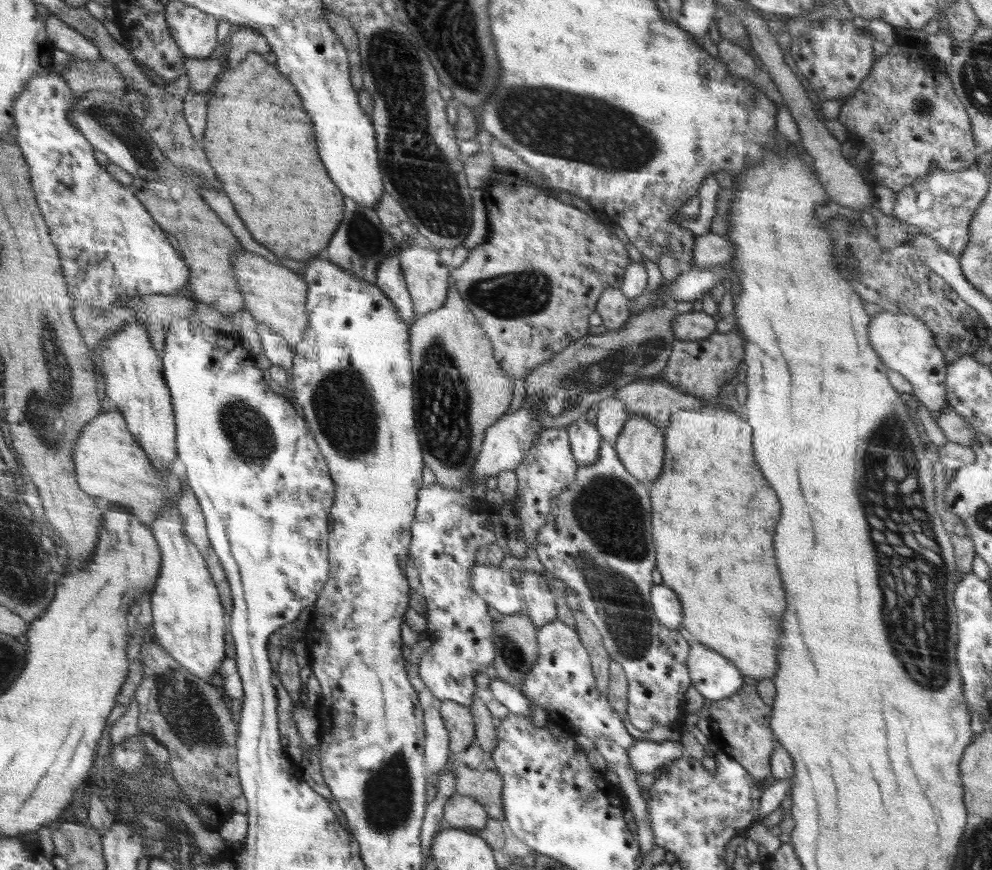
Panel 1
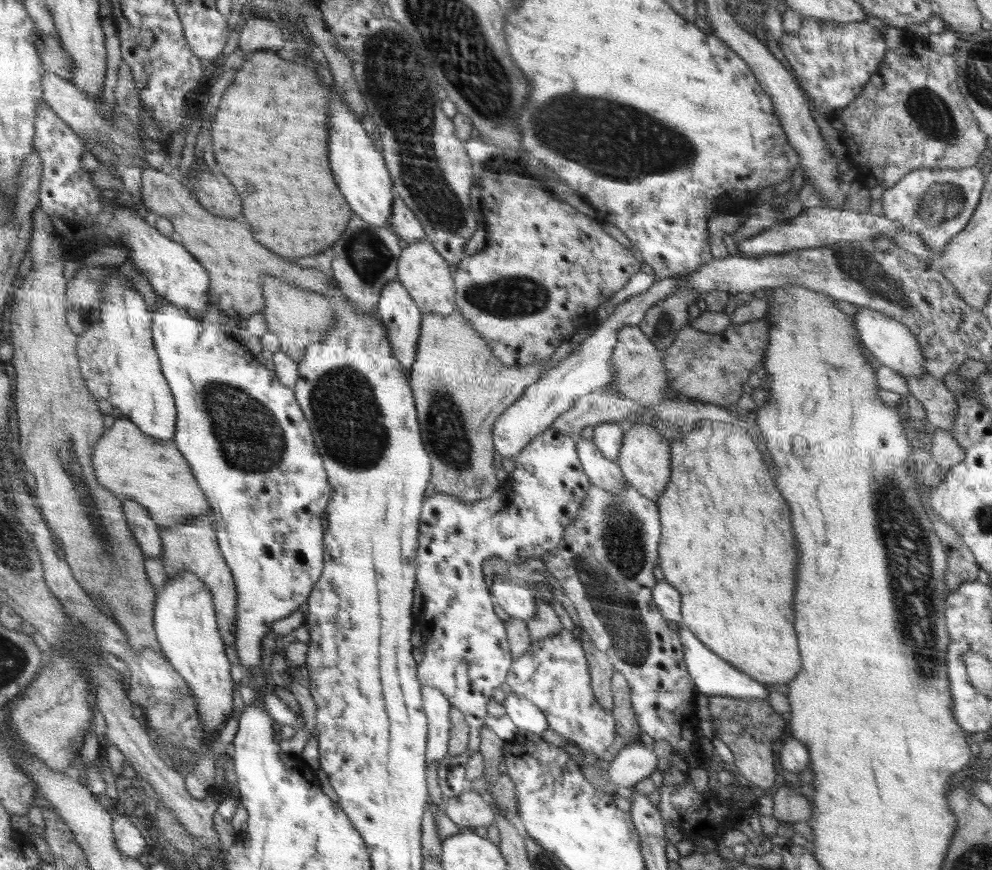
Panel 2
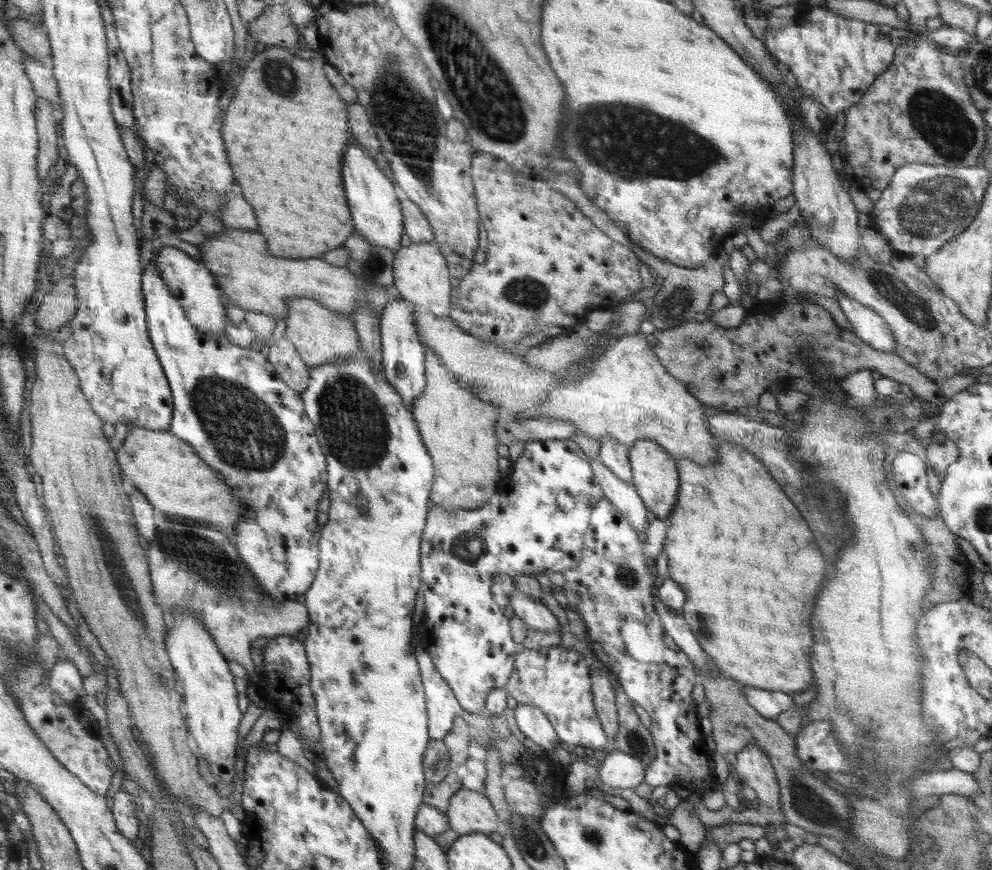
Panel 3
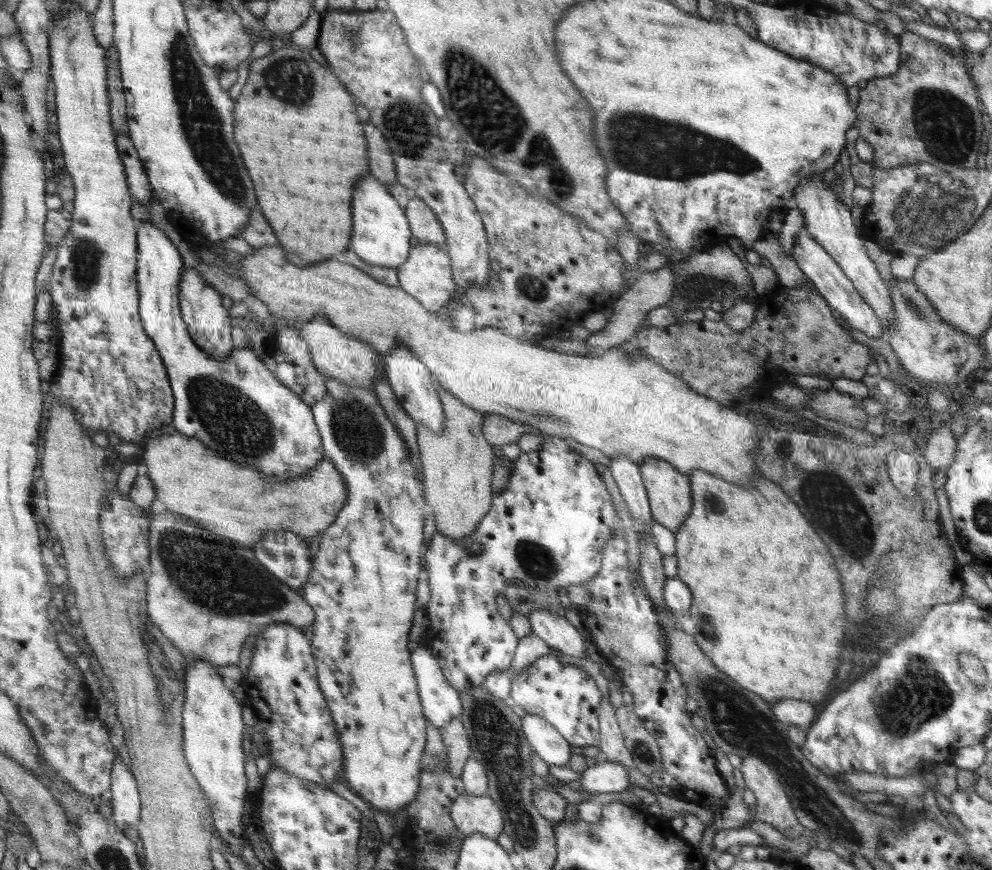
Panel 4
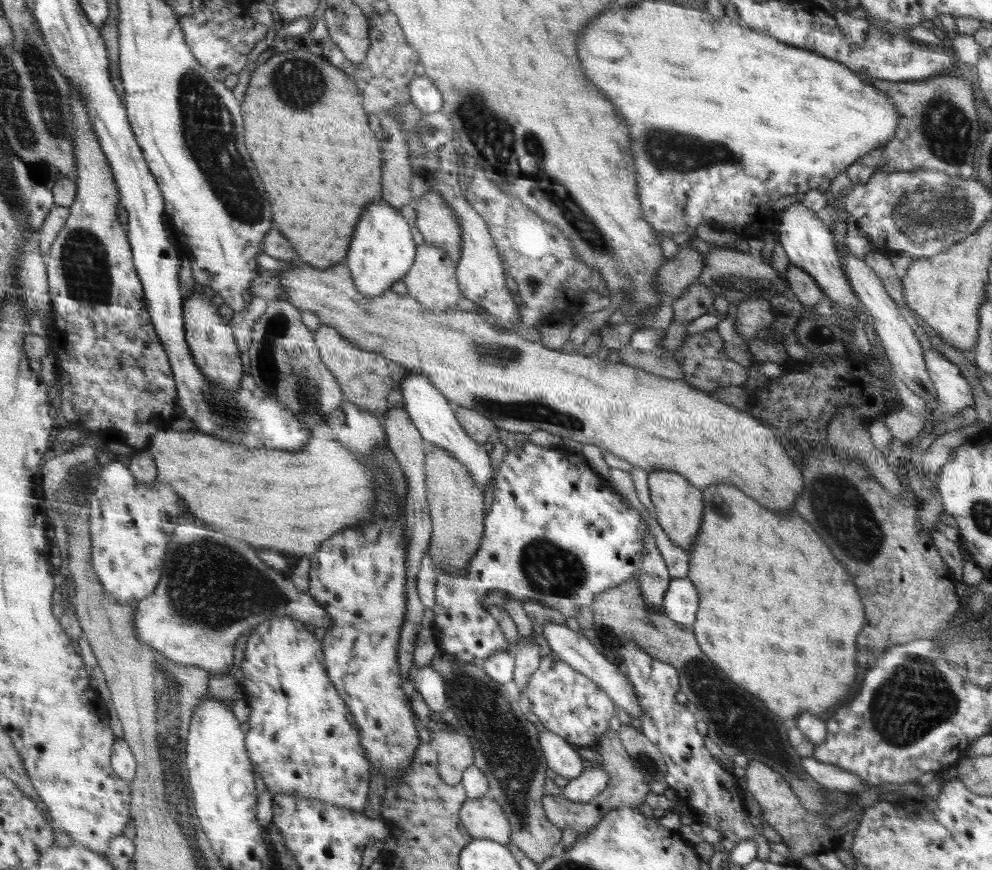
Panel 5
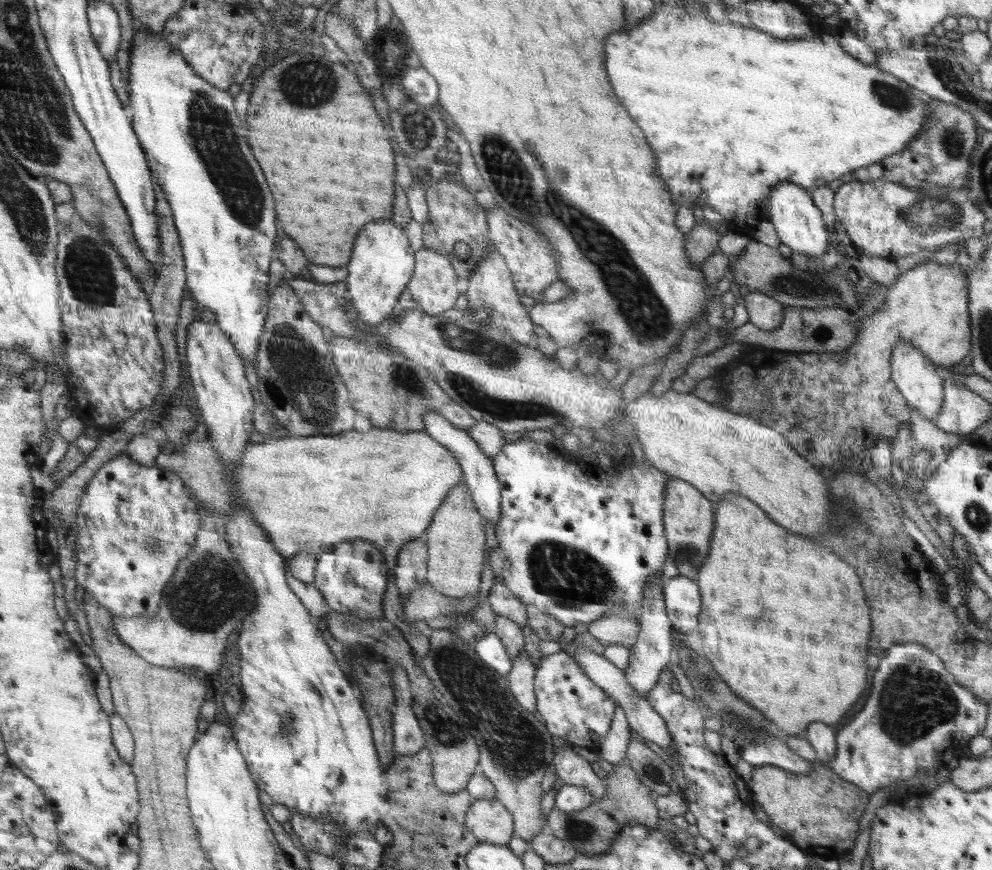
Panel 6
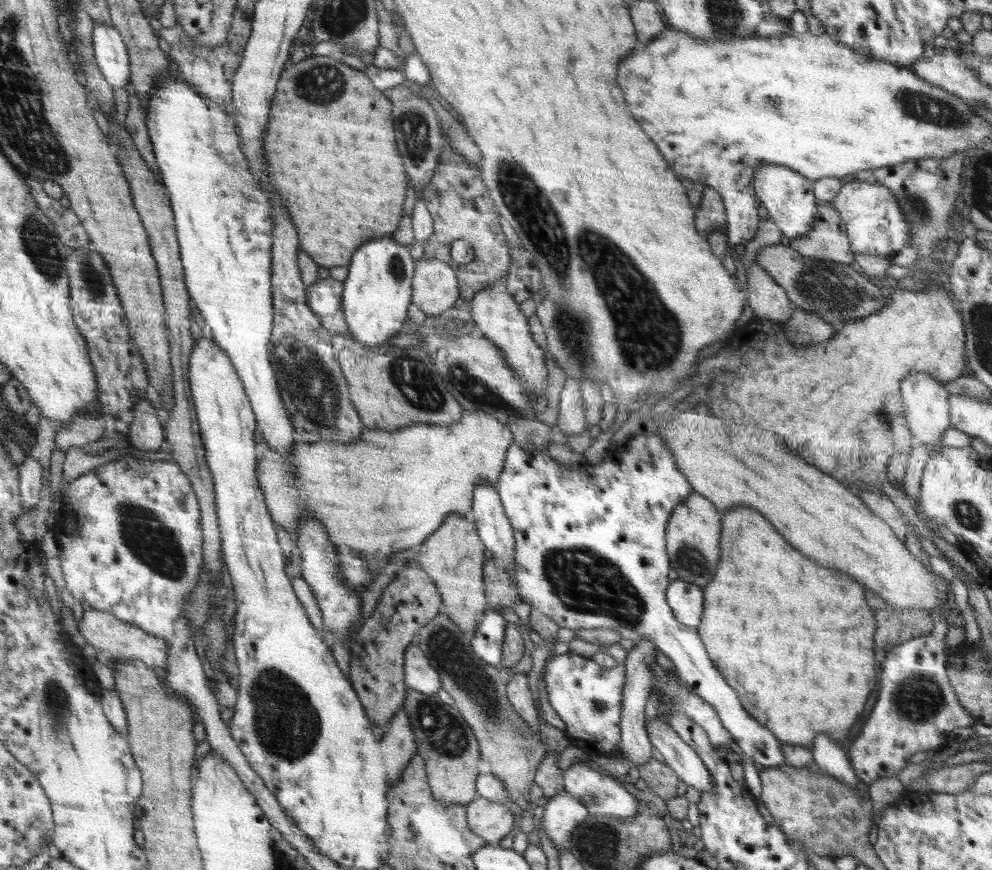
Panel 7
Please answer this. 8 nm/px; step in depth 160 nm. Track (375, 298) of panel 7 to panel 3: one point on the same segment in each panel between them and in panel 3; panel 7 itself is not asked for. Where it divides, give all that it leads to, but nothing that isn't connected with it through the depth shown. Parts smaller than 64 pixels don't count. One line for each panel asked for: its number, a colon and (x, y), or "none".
3: (376, 210)
4: (381, 235)
5: (383, 252)
6: (379, 271)

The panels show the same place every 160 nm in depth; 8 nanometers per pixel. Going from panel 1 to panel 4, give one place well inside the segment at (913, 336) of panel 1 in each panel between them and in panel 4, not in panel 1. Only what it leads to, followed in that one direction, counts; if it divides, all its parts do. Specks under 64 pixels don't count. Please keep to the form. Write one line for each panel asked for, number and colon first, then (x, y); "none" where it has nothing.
2: (891, 342)
3: (867, 324)
4: (826, 276)

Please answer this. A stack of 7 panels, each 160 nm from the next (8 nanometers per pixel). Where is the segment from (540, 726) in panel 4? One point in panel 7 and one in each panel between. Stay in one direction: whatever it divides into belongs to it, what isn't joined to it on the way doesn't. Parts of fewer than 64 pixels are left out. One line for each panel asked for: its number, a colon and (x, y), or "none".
5: (563, 760)
6: (571, 769)
7: (601, 794)

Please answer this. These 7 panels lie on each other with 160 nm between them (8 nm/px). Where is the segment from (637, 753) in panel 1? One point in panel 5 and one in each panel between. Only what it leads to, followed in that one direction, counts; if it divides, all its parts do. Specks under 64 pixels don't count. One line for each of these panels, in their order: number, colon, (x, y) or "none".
2: (635, 762)
3: (620, 770)
4: (605, 776)
5: (589, 783)

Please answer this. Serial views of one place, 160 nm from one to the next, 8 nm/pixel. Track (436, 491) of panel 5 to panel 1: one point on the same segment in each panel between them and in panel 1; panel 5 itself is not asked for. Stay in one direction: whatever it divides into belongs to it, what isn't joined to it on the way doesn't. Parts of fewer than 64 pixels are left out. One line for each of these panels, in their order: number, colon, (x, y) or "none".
1: (462, 391)
2: (462, 388)
3: (460, 429)
4: (457, 462)

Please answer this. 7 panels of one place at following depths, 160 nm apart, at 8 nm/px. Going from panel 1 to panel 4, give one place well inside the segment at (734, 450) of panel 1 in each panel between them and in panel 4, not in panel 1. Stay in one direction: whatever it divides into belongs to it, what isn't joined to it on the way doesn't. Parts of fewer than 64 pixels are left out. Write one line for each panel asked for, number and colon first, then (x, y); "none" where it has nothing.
2: (726, 546)
3: (752, 568)
4: (761, 579)

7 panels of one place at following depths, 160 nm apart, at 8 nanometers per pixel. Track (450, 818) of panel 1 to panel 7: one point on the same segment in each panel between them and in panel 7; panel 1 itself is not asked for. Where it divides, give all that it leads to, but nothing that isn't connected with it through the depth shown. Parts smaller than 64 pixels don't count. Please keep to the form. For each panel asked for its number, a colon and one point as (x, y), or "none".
2: (470, 809)
3: (470, 811)
4: (473, 814)
5: (483, 817)
6: (488, 819)
7: (493, 821)

